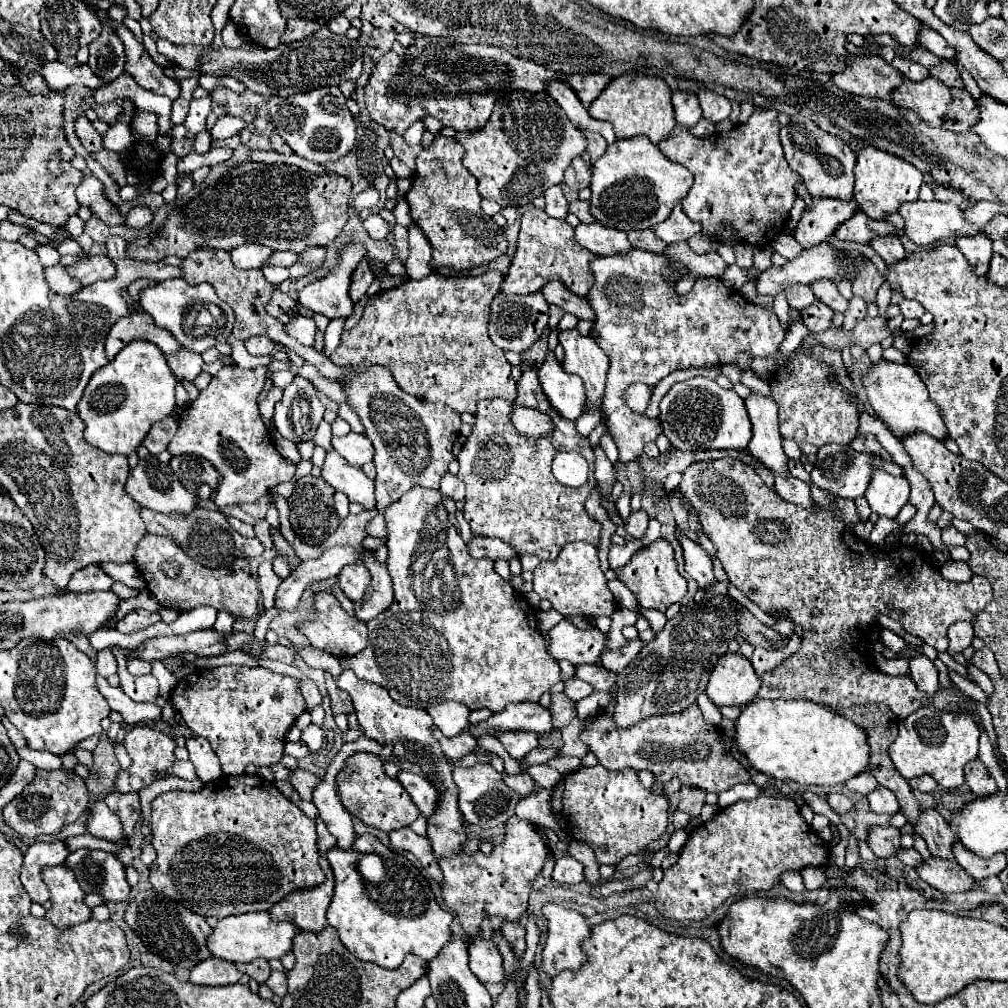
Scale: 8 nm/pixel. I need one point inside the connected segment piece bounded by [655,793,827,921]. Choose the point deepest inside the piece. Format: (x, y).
(745, 847)

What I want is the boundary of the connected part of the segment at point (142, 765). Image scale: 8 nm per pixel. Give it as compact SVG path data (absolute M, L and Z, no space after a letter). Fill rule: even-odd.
M135 725L131 731L127 731L123 745L125 745L127 753L131 755L131 767L117 773L115 785L111 789L115 793L131 793L131 791L141 791L141 789L149 787L155 781L155 775L165 773L175 761L175 747L177 747L175 739L157 729L145 727L145 725Z

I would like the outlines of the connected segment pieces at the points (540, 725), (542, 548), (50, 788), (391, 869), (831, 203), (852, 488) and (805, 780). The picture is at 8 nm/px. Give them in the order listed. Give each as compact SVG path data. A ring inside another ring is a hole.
M521 701L521 703L511 703L505 707L505 711L491 715L487 721L479 723L471 733L483 735L489 731L533 731L537 735L549 733L553 729L551 723L551 711L539 703L531 701Z
M537 367L523 371L521 379L517 381L517 391L517 405L545 411L553 419L555 431L543 439L527 439L519 435L509 421L509 401L479 401L471 435L459 453L461 467L457 473L457 477L467 485L463 513L471 525L471 531L475 535L499 537L513 549L519 549L519 555L537 555L541 561L555 561L563 545L569 541L587 541L591 545L599 545L601 525L591 519L583 507L591 489L595 487L595 455L587 437L579 437L575 421L567 421L557 413L557 409L551 407L539 385ZM559 451L575 451L587 459L589 481L583 487L565 487L557 483L551 473L551 463Z
M65 767L53 769L53 771L43 771L39 769L35 773L35 779L15 797L9 805L3 807L3 817L5 823L17 831L21 837L39 837L39 835L55 835L69 823L75 823L79 815L87 809L91 799L91 791L87 789L85 781L75 773Z
M363 833L349 851L333 847L327 851L335 875L335 895L327 909L327 921L337 929L343 945L361 961L371 961L387 969L397 969L405 955L413 953L431 961L449 941L451 913L443 911L421 871L403 855L389 851L375 835ZM375 853L383 859L385 877L379 883L367 881L359 873L359 859Z
M807 195L807 207L801 215L801 223L797 223L793 231L793 237L803 249L811 249L831 237L833 231L855 211L855 199L813 199Z
M825 445L819 447L817 451L817 461L813 465L811 471L811 483L827 489L829 493L837 495L837 497L849 497L849 499L857 499L867 491L867 485L871 481L871 475L875 471L879 471L877 465L873 465L873 459L877 455L869 455L869 453L855 453L849 445Z
M755 699L737 719L735 741L757 771L799 785L845 783L865 773L869 761L869 745L863 727L807 699Z

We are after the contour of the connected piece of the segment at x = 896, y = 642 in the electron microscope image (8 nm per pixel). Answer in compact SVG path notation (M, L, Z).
M881 629L881 633L879 633L879 637L881 637L881 641L883 641L883 645L887 647L887 649L891 649L893 653L901 653L905 647L907 647L907 643L905 643L905 639L903 637L899 637L897 633L893 633L893 631L889 631L889 629Z

